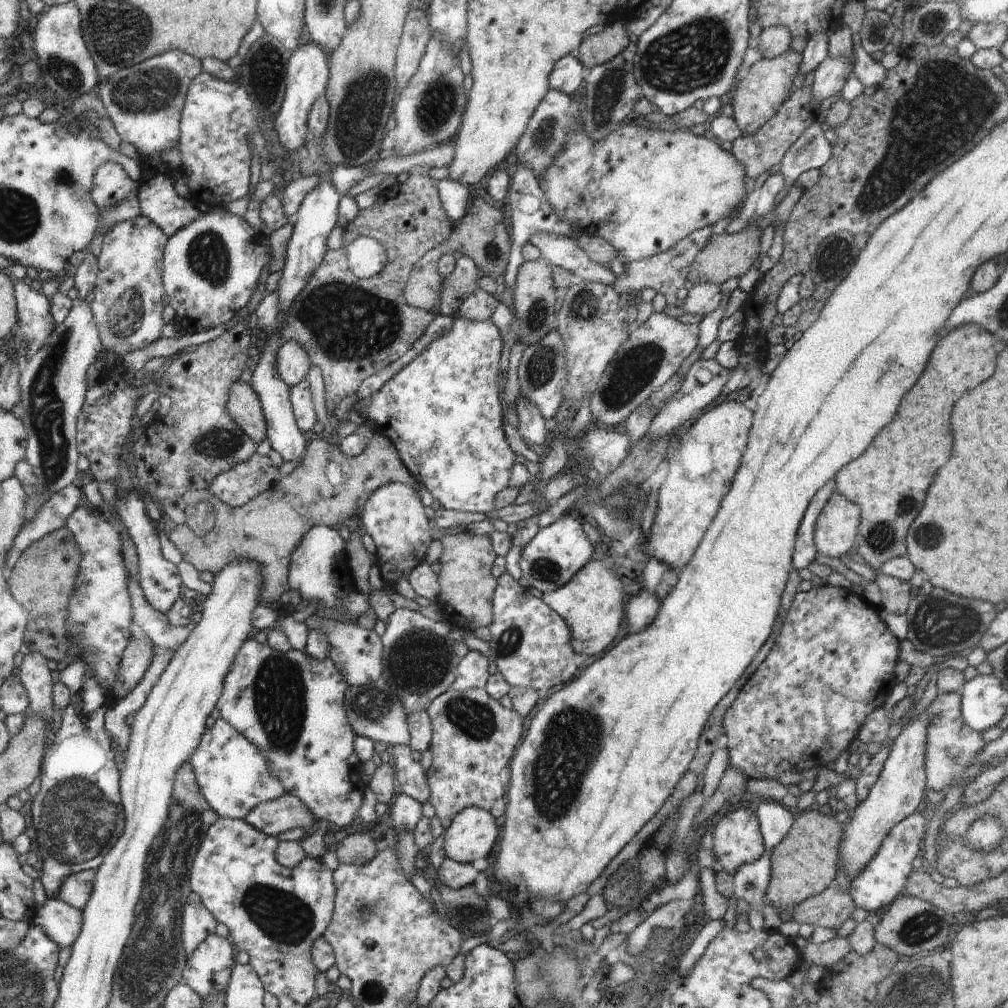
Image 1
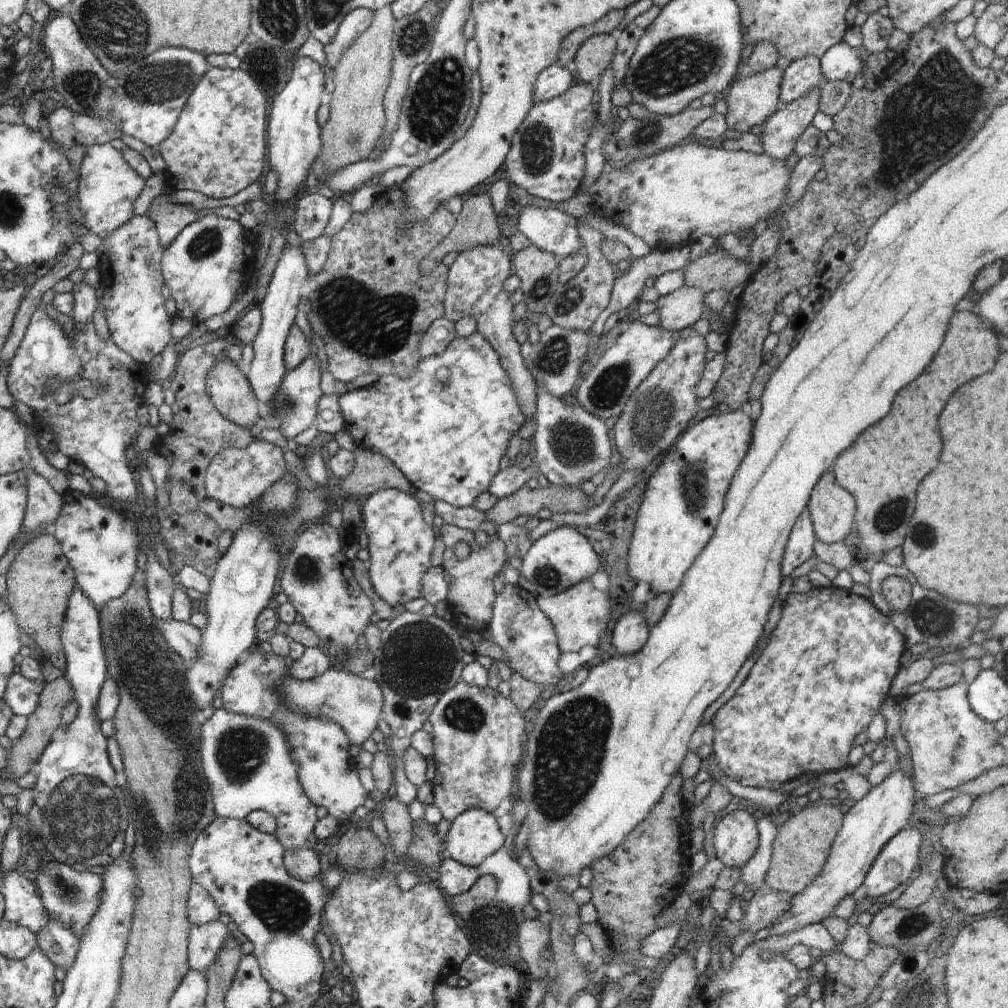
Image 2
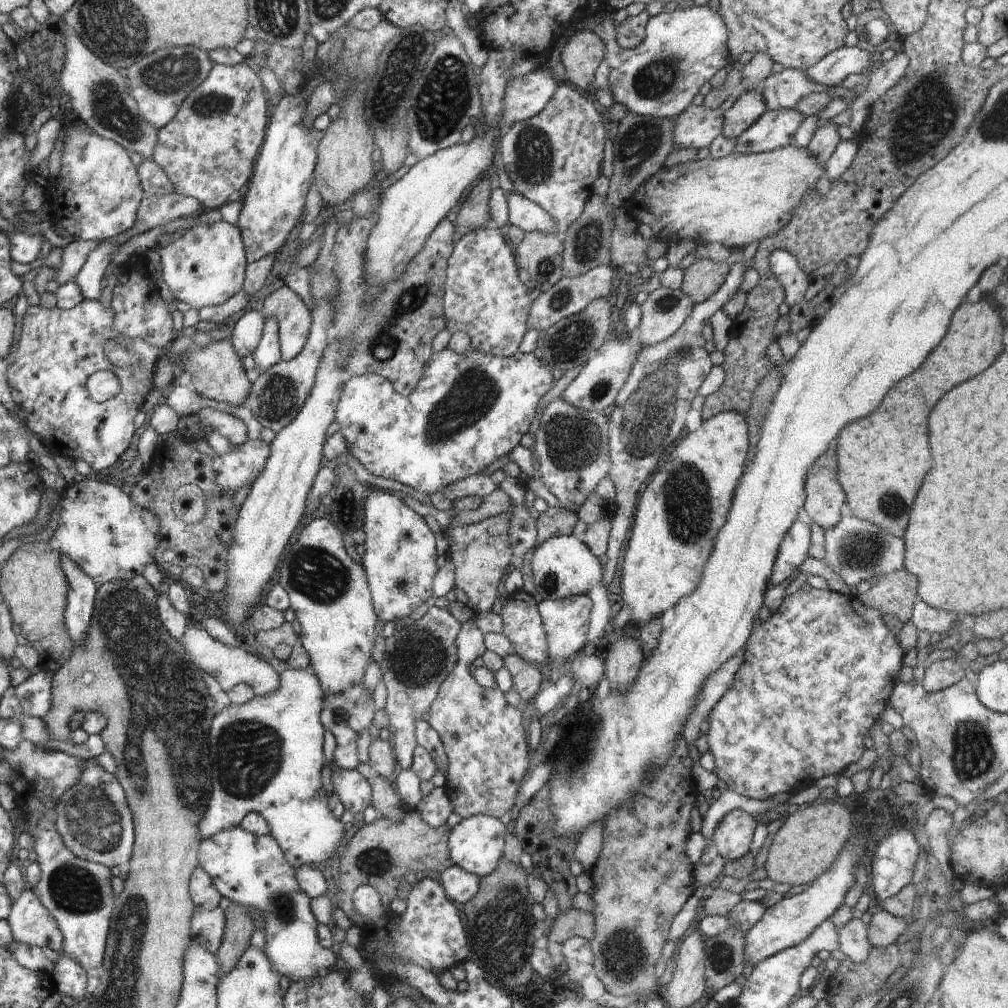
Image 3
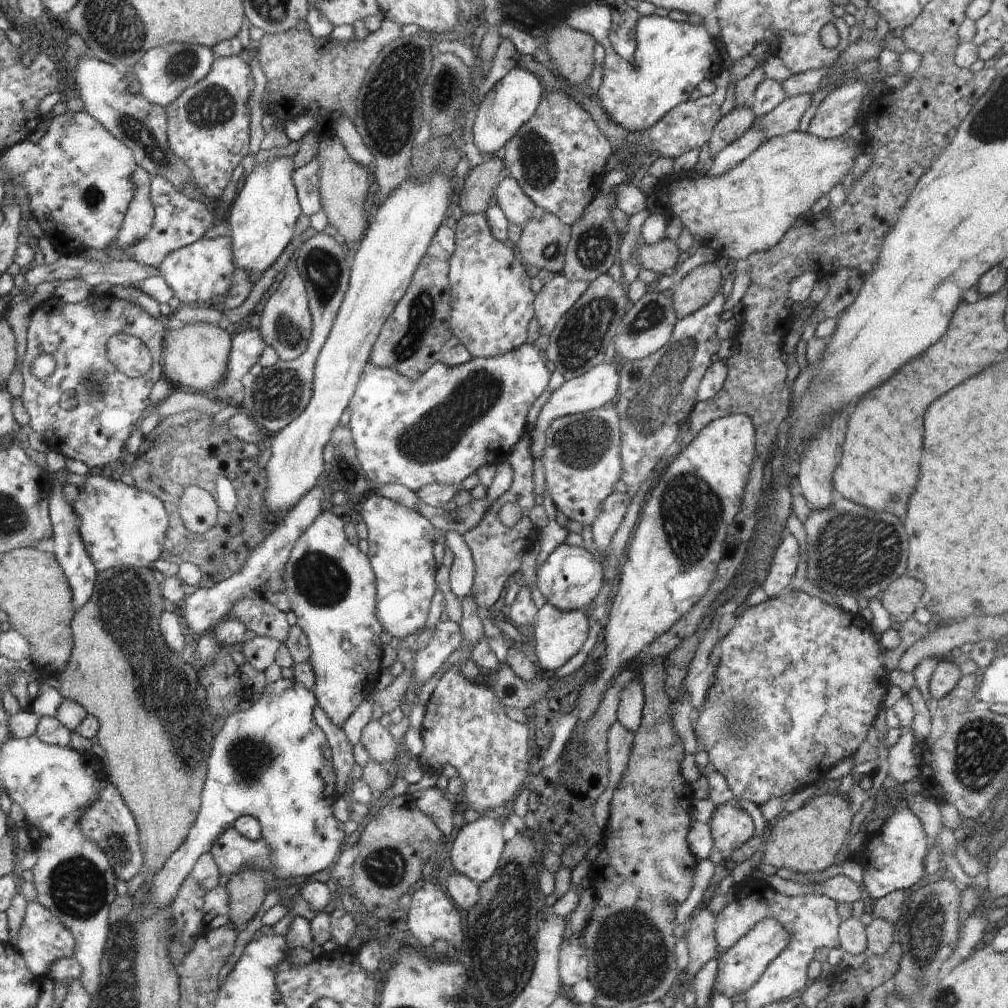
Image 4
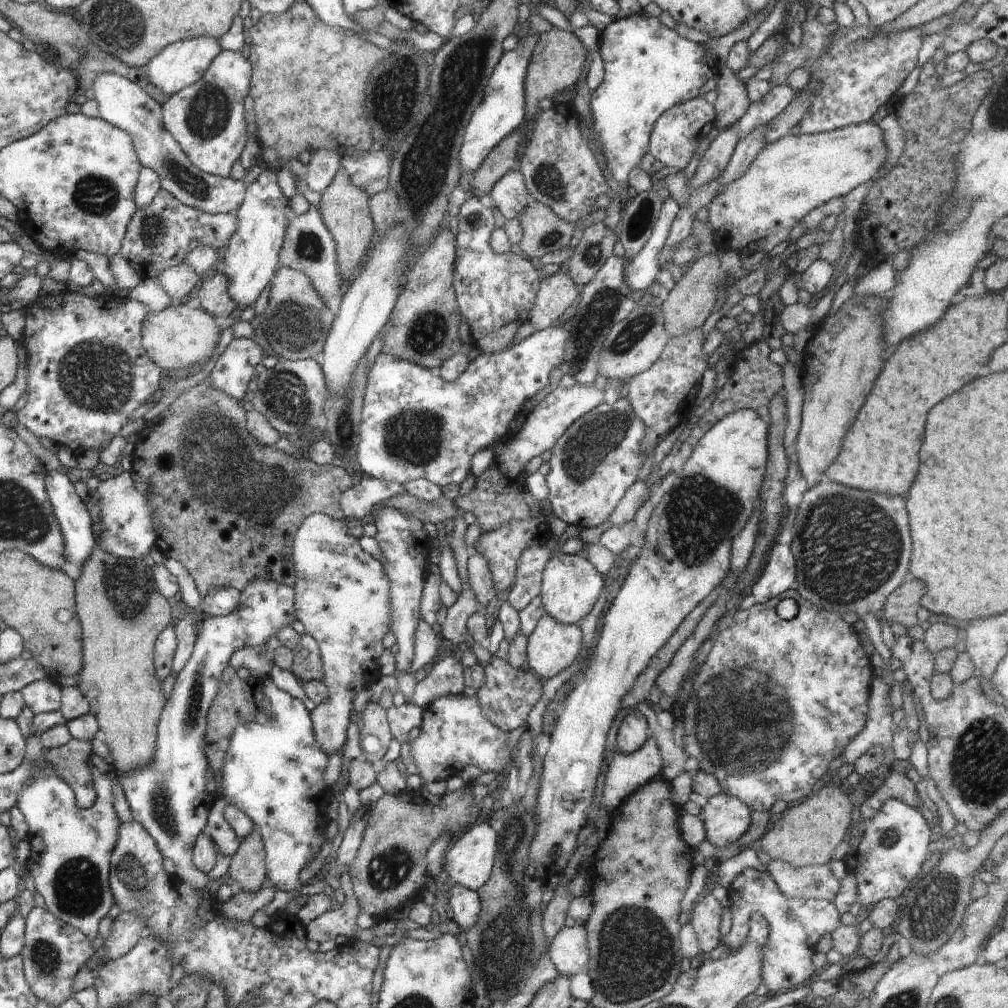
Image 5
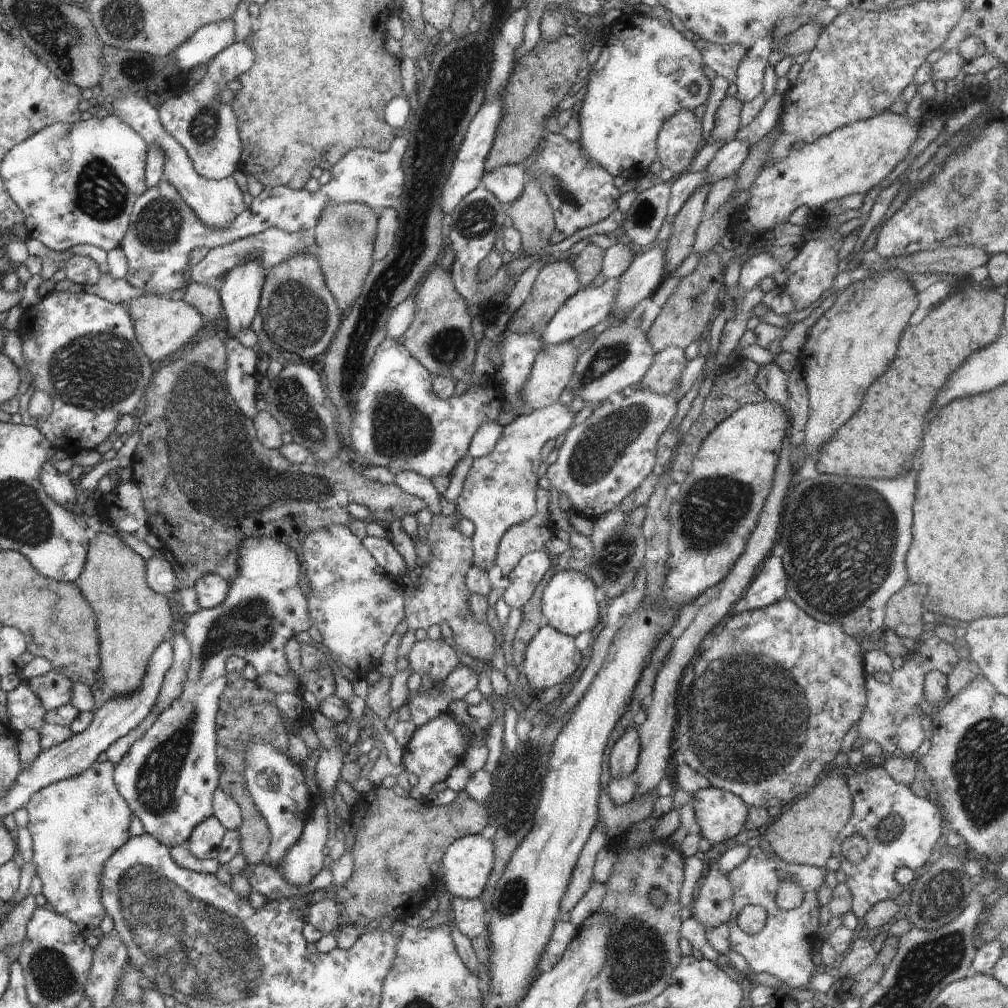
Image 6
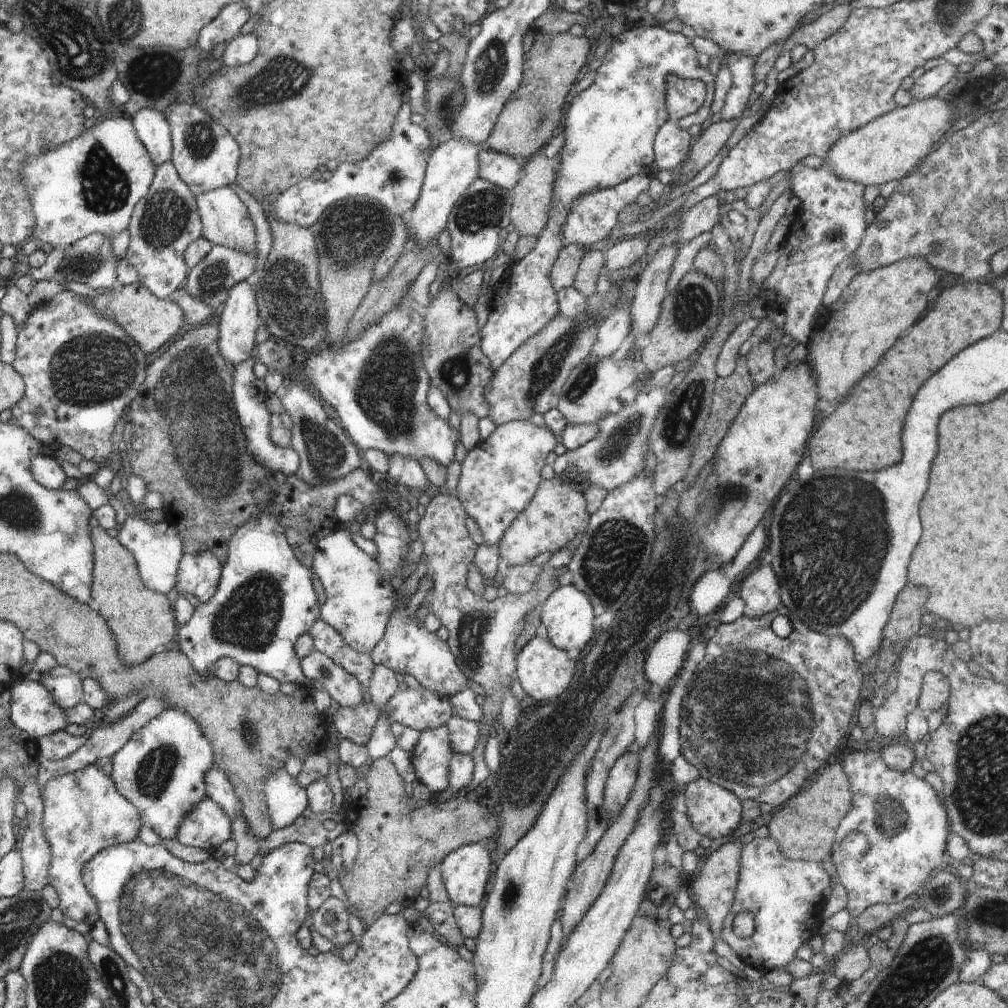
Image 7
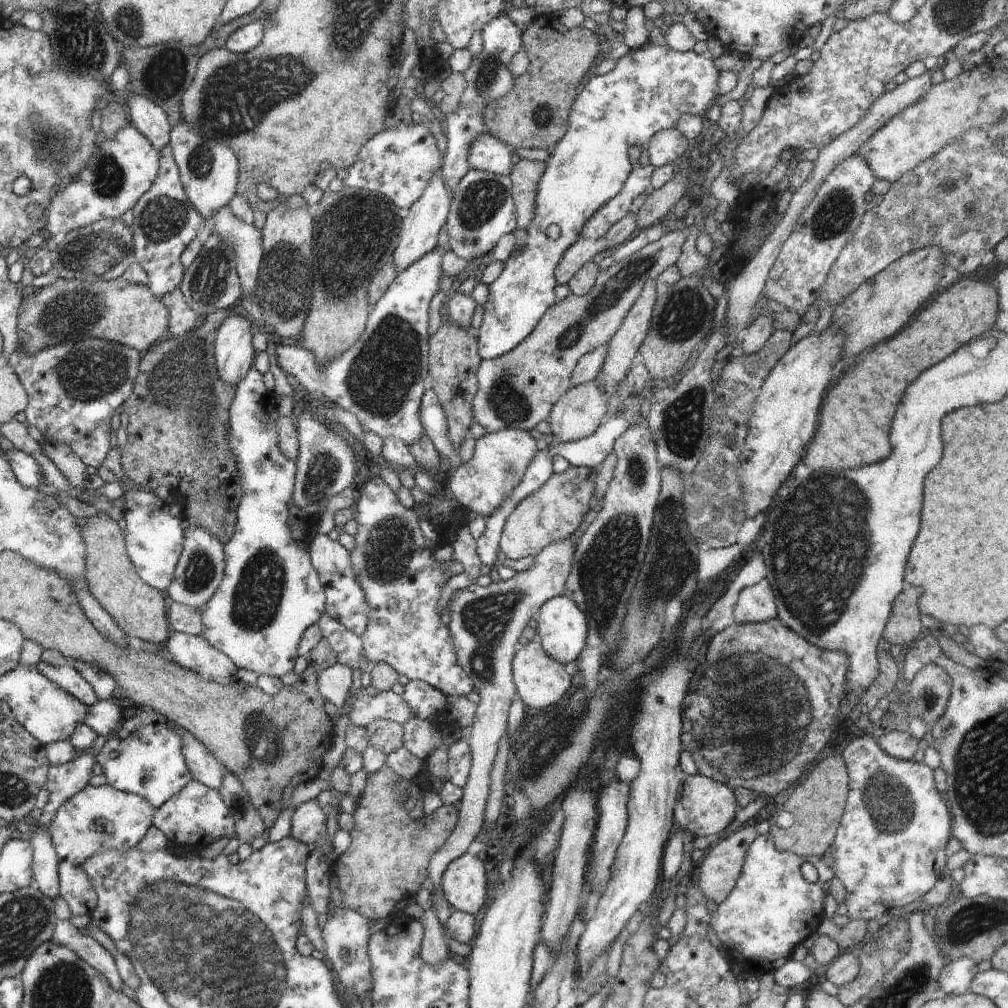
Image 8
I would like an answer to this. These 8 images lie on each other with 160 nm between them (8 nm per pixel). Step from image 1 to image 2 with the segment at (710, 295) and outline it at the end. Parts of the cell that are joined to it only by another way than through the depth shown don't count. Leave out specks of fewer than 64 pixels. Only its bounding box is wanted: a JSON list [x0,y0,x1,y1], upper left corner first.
[655,286,705,331]

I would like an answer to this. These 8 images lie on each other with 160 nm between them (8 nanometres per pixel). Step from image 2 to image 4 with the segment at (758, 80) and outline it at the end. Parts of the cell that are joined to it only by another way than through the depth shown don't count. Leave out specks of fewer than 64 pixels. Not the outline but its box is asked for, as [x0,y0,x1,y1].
[707,107,756,157]

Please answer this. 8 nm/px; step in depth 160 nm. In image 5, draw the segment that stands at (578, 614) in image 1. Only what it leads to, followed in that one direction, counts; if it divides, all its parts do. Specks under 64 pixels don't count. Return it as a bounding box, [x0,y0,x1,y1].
[527,614,582,680]

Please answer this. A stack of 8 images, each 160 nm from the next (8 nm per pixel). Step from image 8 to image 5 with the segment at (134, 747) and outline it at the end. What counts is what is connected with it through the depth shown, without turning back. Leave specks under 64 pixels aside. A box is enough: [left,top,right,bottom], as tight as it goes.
[116,578,297,891]

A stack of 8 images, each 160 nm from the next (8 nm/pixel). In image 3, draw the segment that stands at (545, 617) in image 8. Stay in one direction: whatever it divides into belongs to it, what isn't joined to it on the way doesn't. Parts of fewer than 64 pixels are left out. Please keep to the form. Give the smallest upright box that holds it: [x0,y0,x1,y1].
[530,534,603,601]

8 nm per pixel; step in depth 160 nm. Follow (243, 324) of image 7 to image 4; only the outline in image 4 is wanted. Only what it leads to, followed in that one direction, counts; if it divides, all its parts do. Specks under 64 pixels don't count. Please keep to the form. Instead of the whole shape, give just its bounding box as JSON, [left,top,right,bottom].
[226,157,301,281]

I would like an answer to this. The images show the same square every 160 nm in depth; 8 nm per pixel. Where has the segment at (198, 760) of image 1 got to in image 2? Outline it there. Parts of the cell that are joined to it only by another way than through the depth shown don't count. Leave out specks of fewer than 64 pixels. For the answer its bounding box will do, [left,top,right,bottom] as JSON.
[199,708,322,851]

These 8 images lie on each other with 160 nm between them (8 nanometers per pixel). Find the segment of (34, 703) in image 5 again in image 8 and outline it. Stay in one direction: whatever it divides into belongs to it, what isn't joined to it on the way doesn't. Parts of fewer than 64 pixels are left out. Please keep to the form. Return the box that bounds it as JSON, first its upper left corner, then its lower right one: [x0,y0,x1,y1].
[36,661,99,706]

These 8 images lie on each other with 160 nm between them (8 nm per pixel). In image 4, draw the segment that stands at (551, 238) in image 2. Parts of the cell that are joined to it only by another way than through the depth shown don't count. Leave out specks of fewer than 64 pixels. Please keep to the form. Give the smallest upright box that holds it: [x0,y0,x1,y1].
[494,175,545,226]

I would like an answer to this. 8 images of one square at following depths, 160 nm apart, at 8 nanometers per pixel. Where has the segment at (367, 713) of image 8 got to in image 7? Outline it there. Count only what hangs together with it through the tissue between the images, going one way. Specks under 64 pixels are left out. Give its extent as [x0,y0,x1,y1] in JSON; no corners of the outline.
[301,651,453,732]

